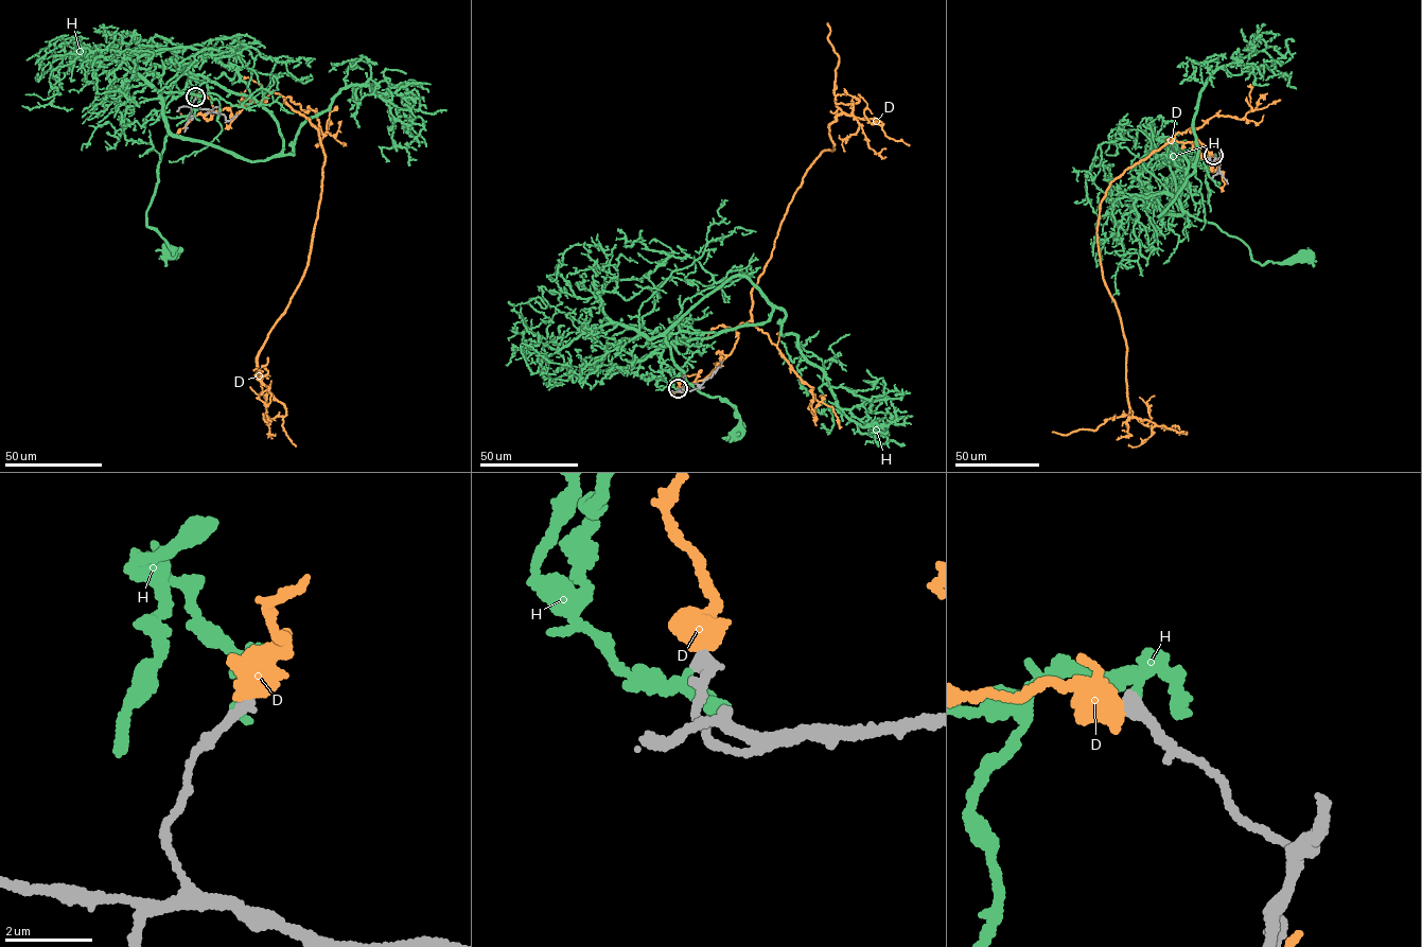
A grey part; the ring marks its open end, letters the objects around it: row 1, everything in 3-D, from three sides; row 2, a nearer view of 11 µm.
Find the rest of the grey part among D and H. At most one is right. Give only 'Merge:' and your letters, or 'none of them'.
Merge: H

